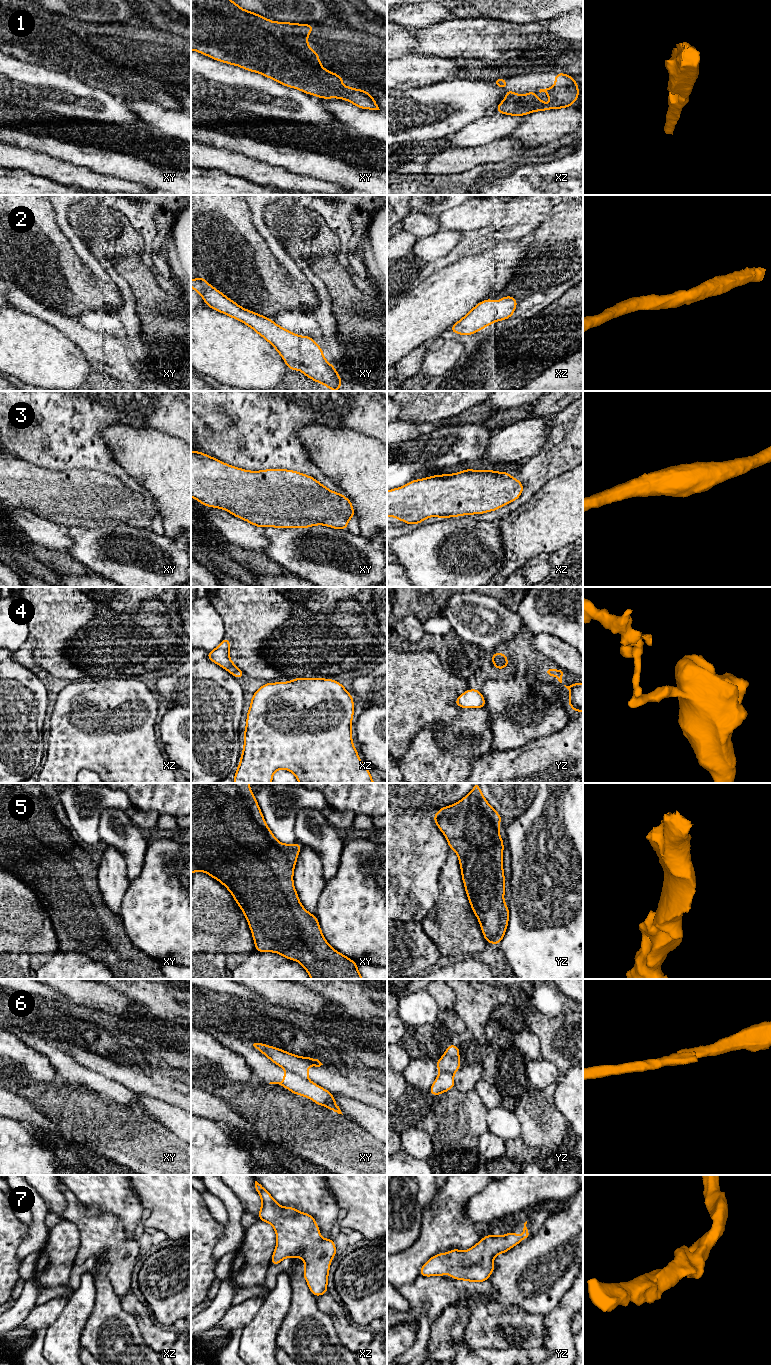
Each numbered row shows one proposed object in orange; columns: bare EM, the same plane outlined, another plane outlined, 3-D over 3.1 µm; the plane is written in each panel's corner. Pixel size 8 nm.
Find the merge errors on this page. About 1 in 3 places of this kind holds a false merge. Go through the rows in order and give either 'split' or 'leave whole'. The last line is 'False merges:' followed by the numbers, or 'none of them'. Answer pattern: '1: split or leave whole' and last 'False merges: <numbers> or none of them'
1: leave whole
2: leave whole
3: leave whole
4: leave whole
5: leave whole
6: split
7: leave whole
False merges: 6

